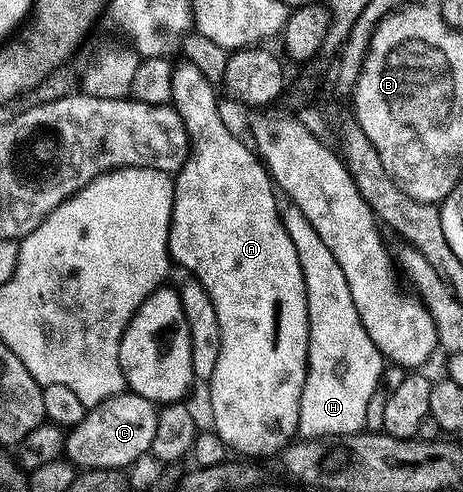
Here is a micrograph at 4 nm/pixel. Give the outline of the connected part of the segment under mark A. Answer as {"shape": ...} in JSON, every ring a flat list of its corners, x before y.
{"shape":[[177,62,171,76,171,96,173,109,179,112,179,116,185,125,185,131,189,133,189,159,181,165,173,178,173,211,171,212,171,224,169,225,169,256,174,263,177,262,185,270,190,270,192,277,211,296,215,304,215,316,219,316,219,336,221,337,221,351,219,361,215,364,215,372,207,379,209,386,209,410,213,413,211,428,223,440,234,455,244,456,249,460,263,460,268,454,278,455,290,442,298,437,299,431,299,404,305,377,309,371,309,320,308,320,308,298,305,291,303,268,299,264,299,256,296,255,295,245,287,234,284,226,282,211,277,210,278,191,275,183,269,177,264,162,257,157,254,147,248,141,240,142,235,135,229,131,221,110,217,107,217,94,213,91,213,82,193,62]]}

